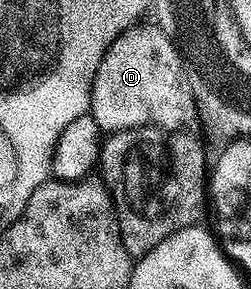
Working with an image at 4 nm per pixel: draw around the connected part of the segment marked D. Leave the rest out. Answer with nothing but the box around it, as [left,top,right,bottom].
[89,21,198,132]

